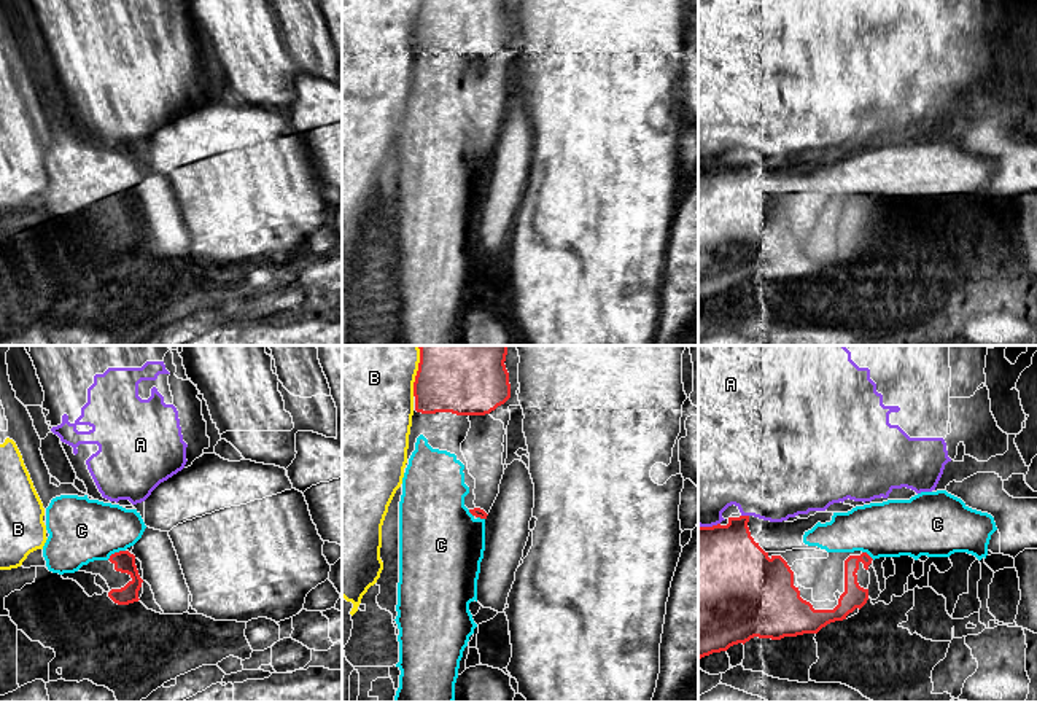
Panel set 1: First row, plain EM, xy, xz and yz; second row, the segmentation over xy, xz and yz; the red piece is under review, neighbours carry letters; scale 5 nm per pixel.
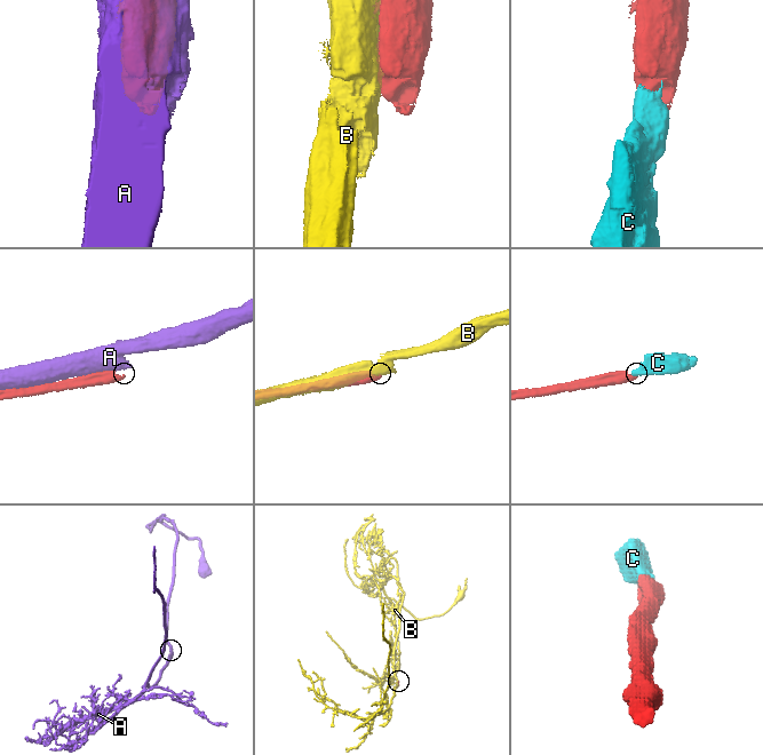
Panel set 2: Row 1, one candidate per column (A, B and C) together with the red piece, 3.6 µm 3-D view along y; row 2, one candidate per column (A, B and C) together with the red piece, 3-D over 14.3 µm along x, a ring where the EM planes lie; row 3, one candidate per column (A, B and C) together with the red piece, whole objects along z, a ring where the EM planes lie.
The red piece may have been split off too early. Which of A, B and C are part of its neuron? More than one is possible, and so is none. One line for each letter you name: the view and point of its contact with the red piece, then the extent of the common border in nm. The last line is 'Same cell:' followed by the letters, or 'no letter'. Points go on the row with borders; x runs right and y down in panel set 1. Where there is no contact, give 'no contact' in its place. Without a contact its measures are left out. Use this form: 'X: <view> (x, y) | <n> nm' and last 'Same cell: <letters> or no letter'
C: xy (115, 553) | 110 nm
Same cell: C

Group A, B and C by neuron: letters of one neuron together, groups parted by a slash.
A / B / C

